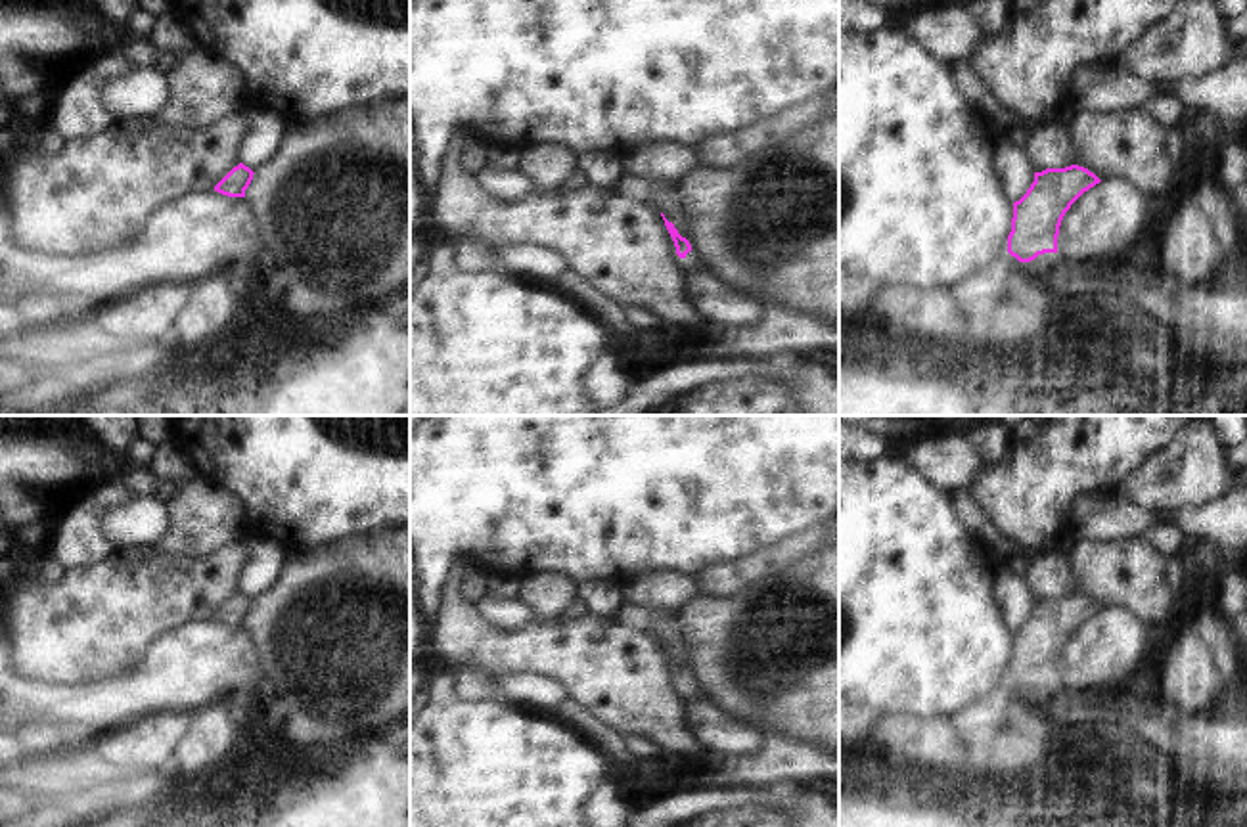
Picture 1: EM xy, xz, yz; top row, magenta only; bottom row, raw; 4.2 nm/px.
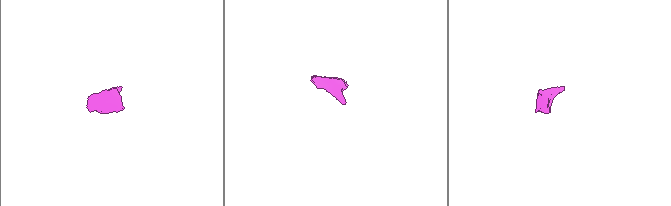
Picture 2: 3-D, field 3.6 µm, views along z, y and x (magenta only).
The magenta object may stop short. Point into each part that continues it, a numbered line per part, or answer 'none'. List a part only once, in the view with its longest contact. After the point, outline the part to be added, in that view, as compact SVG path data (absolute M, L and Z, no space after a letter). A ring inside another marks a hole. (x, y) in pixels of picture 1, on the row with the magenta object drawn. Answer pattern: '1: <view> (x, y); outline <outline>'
1: xz (694, 261); outline M693 249L686 255L684 266L686 266L686 270L690 270L690 272L707 272L707 270L711 270L711 268L707 266L705 258L703 258L697 251L693 251ZM711 270L711 272L713 272L713 270Z

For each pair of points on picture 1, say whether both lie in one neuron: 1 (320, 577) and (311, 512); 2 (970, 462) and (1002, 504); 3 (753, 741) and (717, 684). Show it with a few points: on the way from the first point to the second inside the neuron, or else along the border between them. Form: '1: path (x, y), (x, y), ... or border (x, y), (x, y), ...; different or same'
1: border (361, 535), (317, 546), (309, 552); different
2: border (987, 464), (972, 489); different
3: border (713, 699), (726, 711); different

